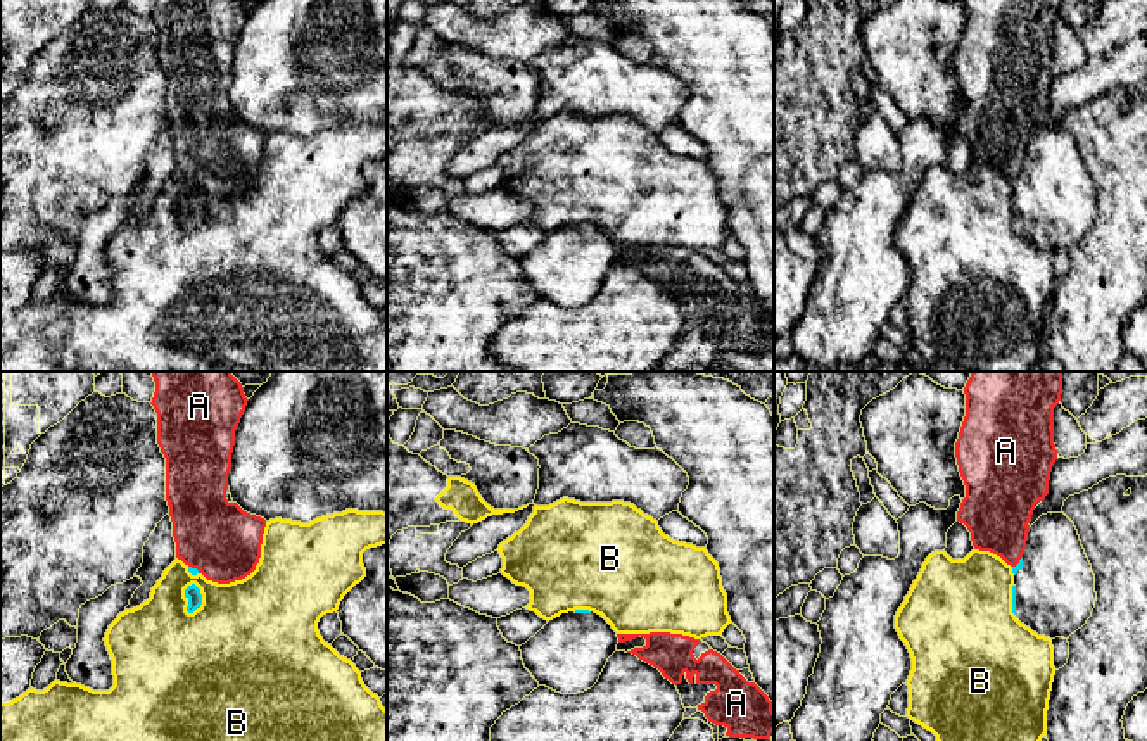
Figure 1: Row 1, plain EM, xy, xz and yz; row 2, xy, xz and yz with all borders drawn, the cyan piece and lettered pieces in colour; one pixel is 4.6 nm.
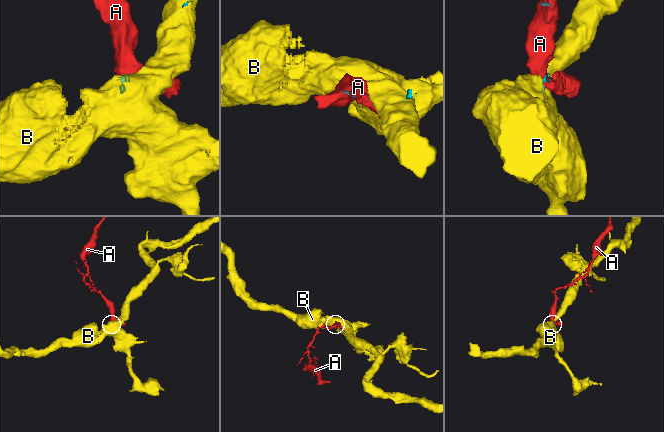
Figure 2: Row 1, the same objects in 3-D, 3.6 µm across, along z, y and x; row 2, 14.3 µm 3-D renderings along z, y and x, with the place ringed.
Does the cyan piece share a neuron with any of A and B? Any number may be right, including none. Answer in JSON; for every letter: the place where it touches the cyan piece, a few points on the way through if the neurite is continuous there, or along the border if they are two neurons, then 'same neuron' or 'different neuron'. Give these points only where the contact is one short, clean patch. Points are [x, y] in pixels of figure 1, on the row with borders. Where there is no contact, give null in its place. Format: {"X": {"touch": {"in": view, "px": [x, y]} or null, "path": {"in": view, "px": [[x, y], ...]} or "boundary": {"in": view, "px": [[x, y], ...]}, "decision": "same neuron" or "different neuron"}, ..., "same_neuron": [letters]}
{"A": {"touch": {"in": "xy", "px": [194, 569]}, "boundary": {"in": "xy", "px": [[189, 565], [199, 572]]}, "decision": "different neuron"}, "B": {"touch": {"in": "xy", "px": [185, 596]}, "decision": "different neuron"}, "same_neuron": []}

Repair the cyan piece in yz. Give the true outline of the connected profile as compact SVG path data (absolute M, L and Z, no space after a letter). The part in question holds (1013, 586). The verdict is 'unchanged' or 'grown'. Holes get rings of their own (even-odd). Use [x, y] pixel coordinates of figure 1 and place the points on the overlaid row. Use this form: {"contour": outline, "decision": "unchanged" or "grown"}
{"contour": "M1064 513L1042 515L1028 532L1026 549L1012 567L1012 613L1038 636L1069 639L1092 617L1095 575L1074 523Z", "decision": "grown"}

